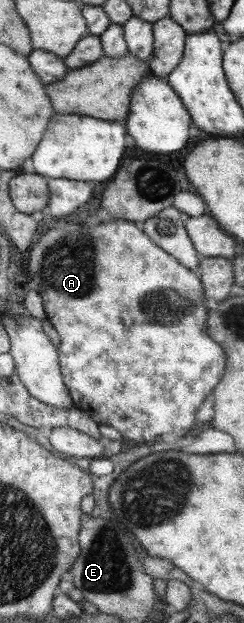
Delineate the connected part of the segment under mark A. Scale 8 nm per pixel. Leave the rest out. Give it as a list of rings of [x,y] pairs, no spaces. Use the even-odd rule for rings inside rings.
[[[113,219],[105,224],[93,221],[91,228],[87,228],[87,226],[83,226],[83,228],[81,226],[52,227],[45,234],[41,234],[41,238],[29,250],[26,272],[29,275],[31,286],[35,284],[33,289],[43,300],[42,306],[46,319],[56,330],[59,341],[61,341],[57,348],[60,351],[60,372],[64,376],[64,384],[72,397],[75,409],[87,414],[97,425],[115,428],[124,438],[123,442],[131,440],[134,444],[149,444],[157,441],[161,434],[171,432],[171,434],[182,437],[189,432],[191,424],[193,424],[193,410],[203,402],[203,398],[213,390],[213,386],[219,382],[219,378],[225,372],[225,356],[223,356],[221,348],[215,342],[211,342],[211,338],[207,336],[205,319],[208,317],[209,306],[205,305],[207,298],[198,272],[181,266],[176,258],[153,244],[145,231],[141,230],[141,224],[127,222],[123,219]]]

